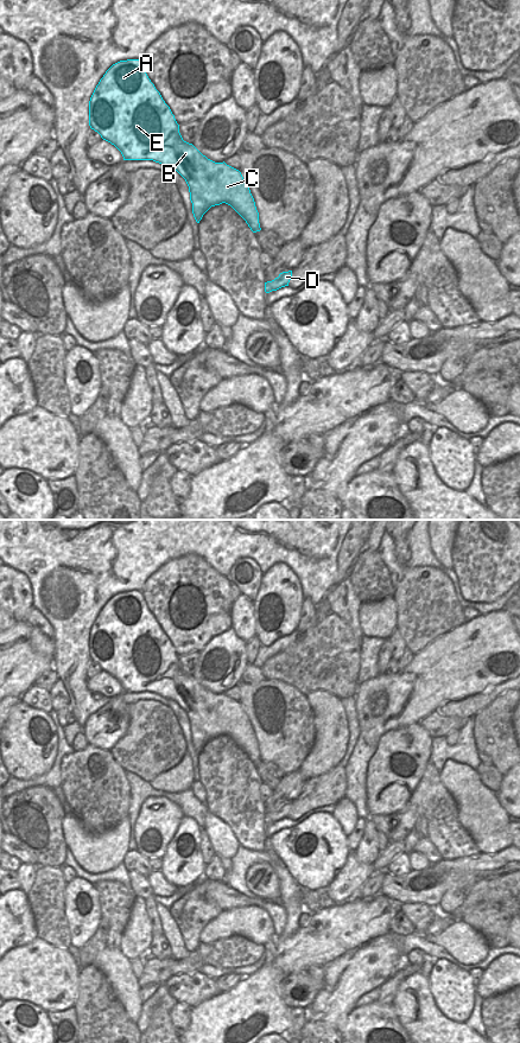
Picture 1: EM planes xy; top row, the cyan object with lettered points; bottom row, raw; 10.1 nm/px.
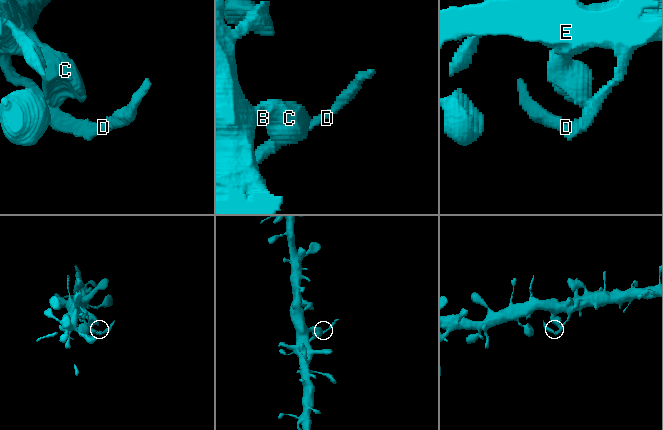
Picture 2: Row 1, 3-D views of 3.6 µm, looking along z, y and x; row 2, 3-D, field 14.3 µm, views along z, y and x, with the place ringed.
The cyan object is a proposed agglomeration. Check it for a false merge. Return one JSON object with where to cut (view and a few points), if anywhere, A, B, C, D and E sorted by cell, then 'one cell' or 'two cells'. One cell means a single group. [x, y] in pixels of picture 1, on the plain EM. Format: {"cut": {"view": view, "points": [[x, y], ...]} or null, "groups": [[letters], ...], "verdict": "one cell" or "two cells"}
{"cut": null, "groups": [["A", "B", "C", "D", "E"]], "verdict": "one cell"}

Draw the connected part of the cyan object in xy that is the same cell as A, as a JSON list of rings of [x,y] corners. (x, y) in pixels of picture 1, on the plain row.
[[[141,591],[120,592],[100,611],[89,632],[89,657],[114,676],[123,692],[153,692],[177,702],[186,713],[197,755],[215,737],[230,737],[253,764],[260,763],[259,744],[241,704],[203,687],[192,675],[183,672],[179,656],[160,624],[148,610]]]

